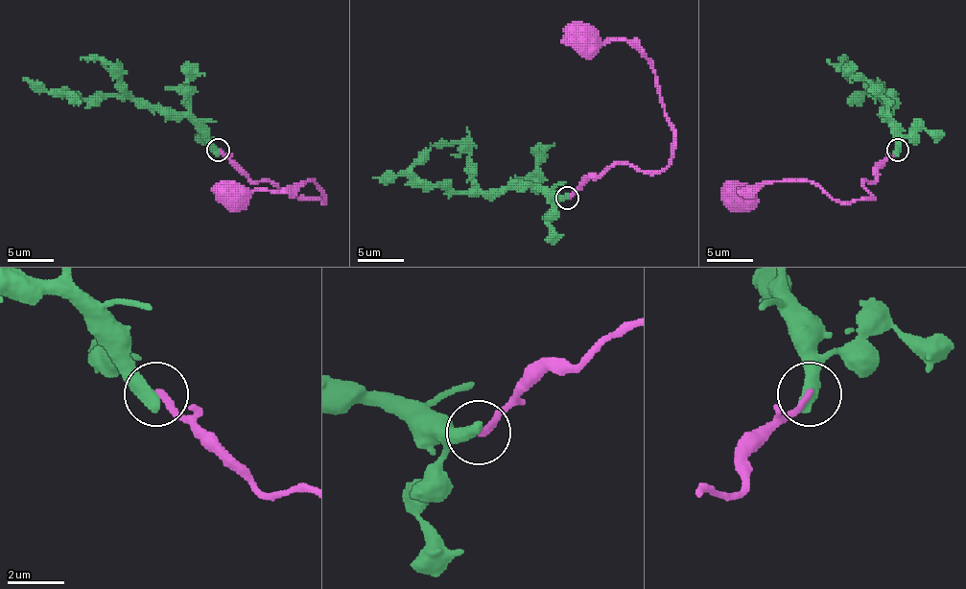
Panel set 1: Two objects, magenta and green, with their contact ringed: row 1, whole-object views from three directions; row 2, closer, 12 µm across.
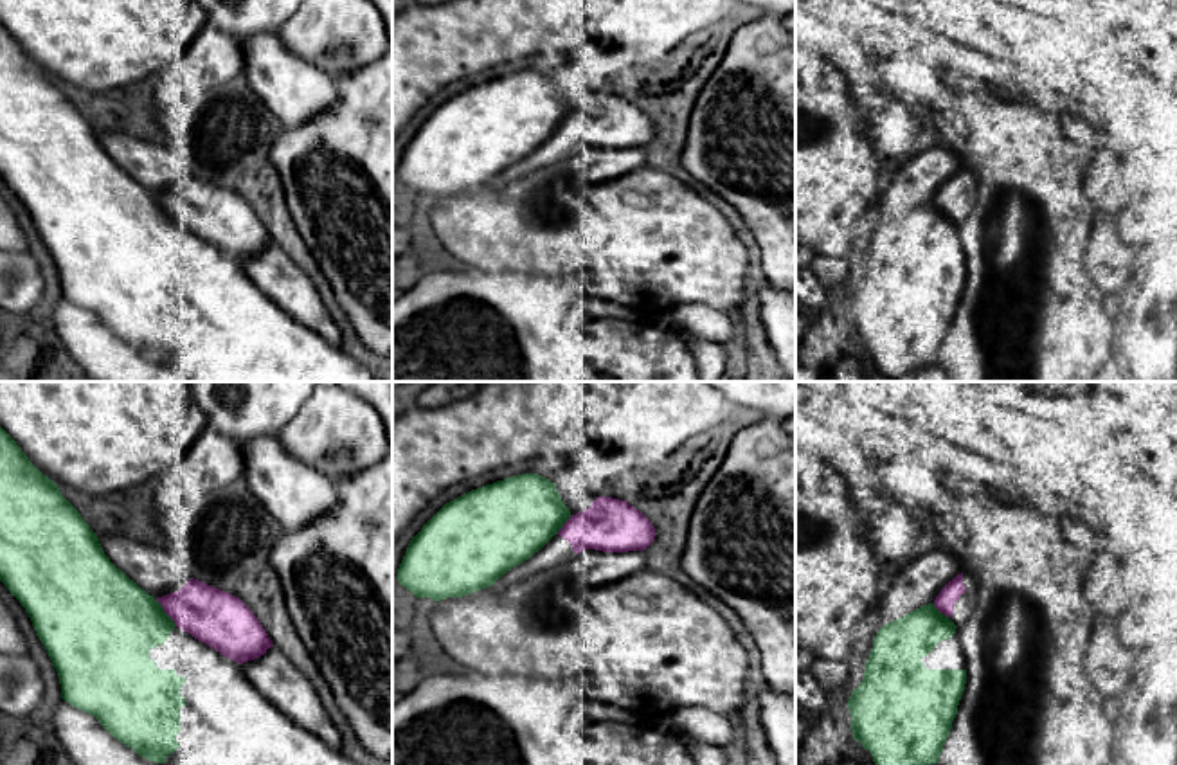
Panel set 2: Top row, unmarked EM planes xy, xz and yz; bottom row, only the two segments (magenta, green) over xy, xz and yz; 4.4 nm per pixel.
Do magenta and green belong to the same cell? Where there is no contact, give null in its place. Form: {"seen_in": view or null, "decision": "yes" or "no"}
{"seen_in": "xy", "decision": "no"}

